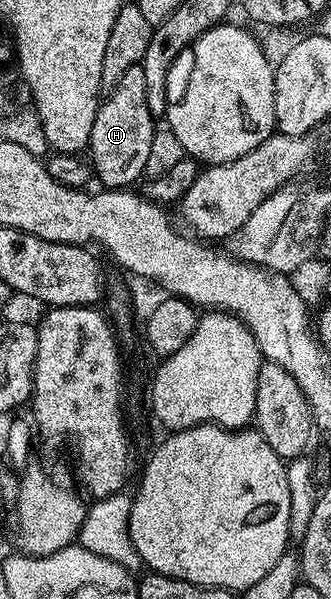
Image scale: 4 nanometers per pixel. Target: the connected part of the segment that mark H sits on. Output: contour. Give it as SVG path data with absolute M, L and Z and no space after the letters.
M142 65L128 68L117 88L113 88L100 101L97 108L97 116L93 120L93 132L91 133L91 145L89 147L89 161L93 167L93 174L96 179L100 178L102 185L107 188L131 188L135 181L146 175L145 163L149 160L149 147L153 144L153 136L157 129L157 120L149 112L147 93L145 92L145 72Z

